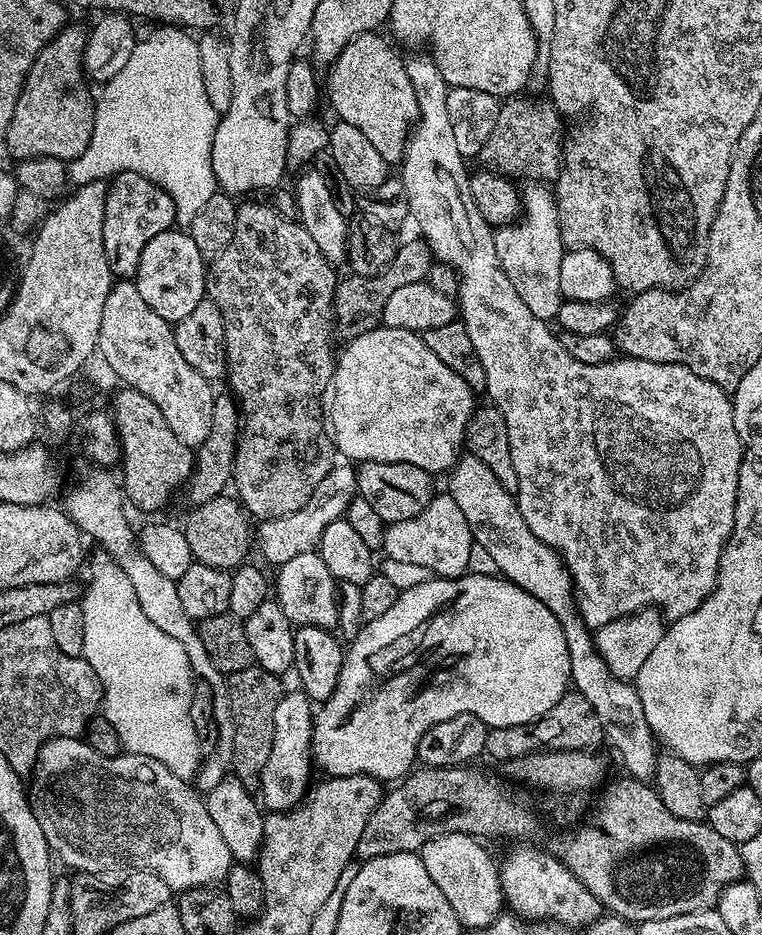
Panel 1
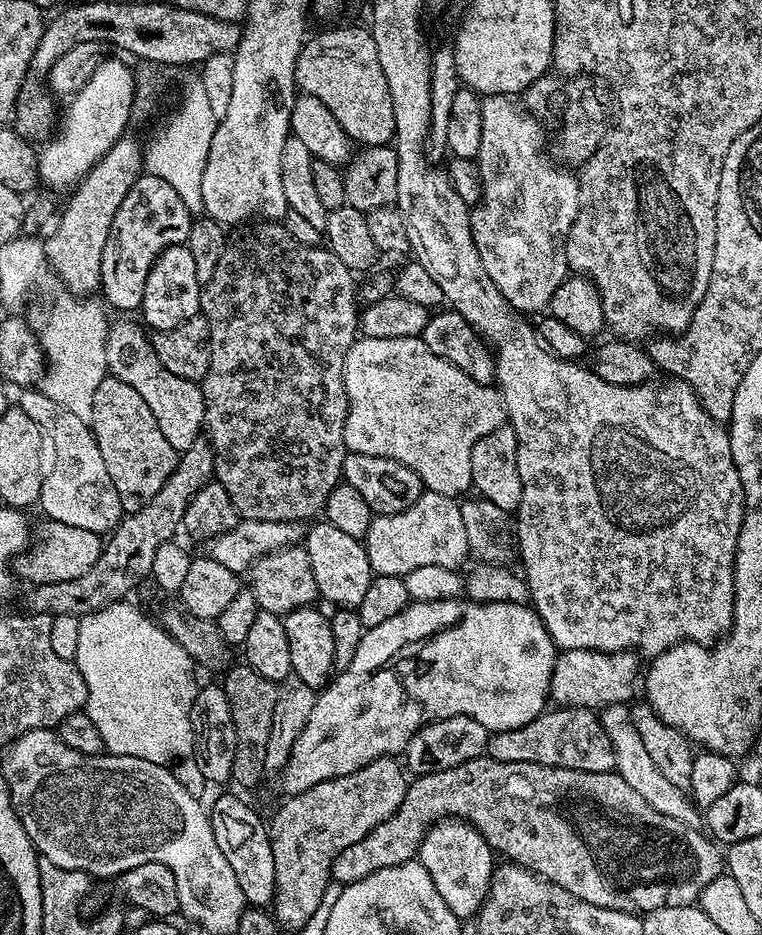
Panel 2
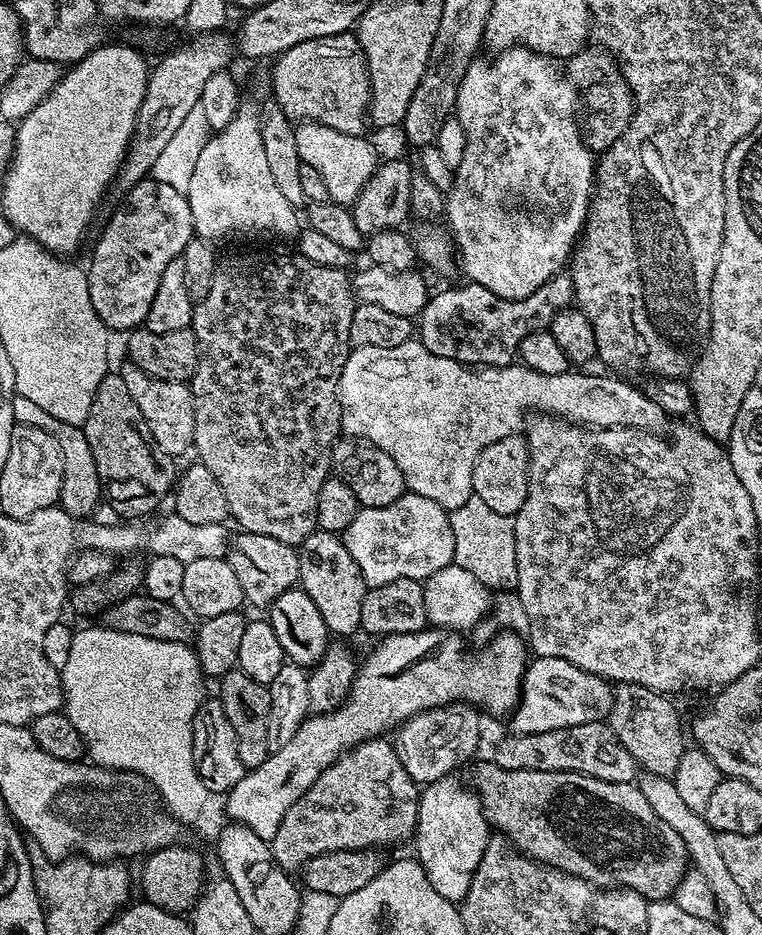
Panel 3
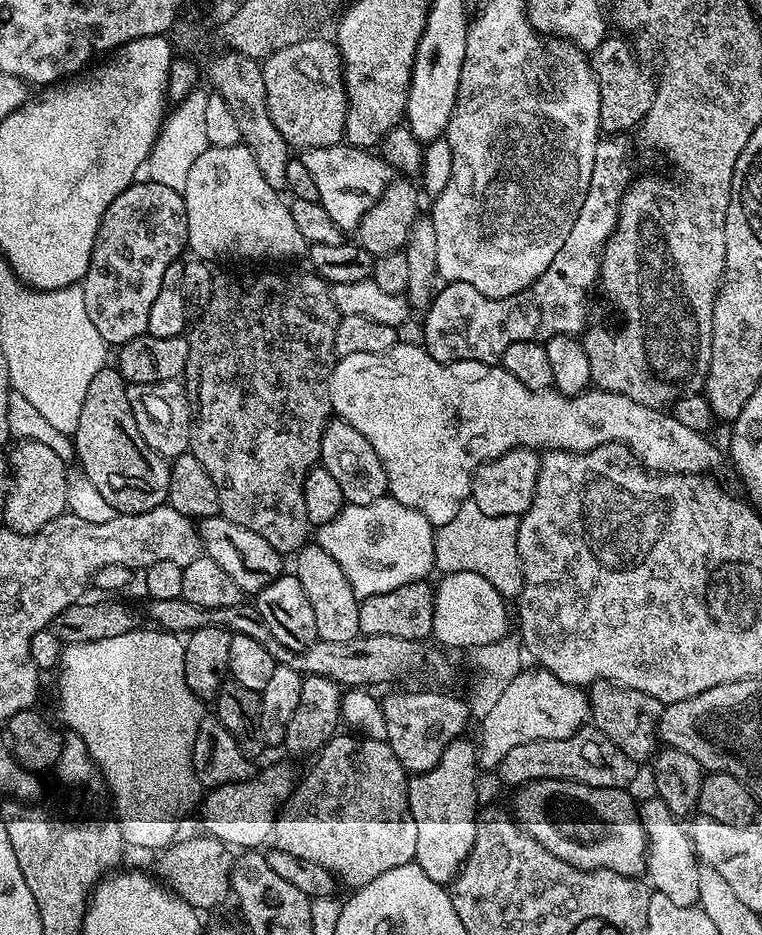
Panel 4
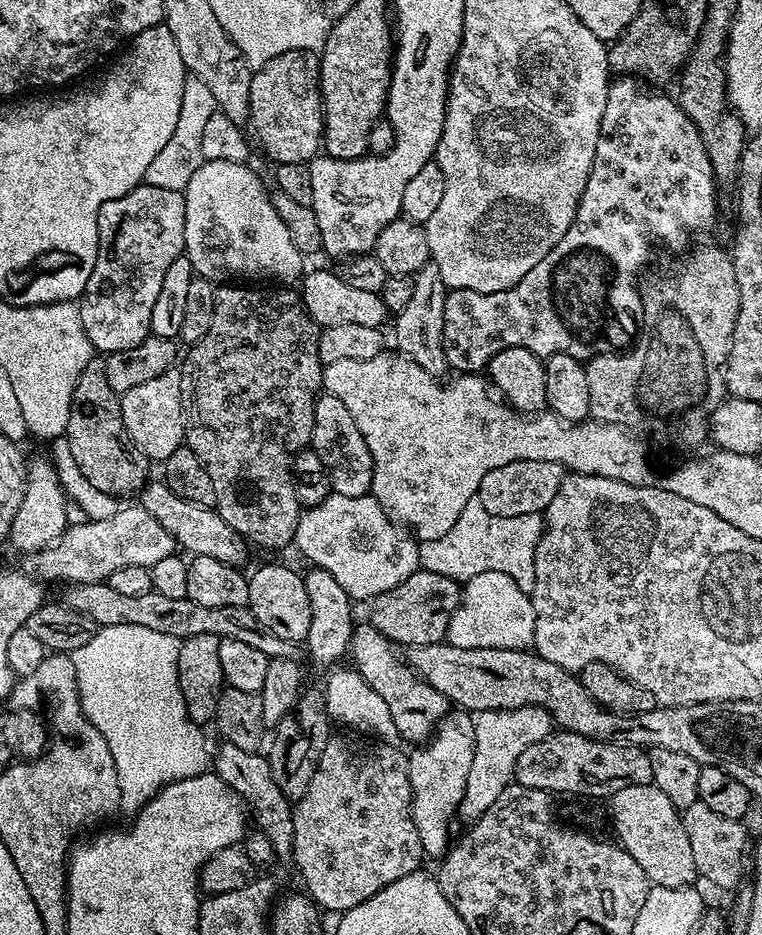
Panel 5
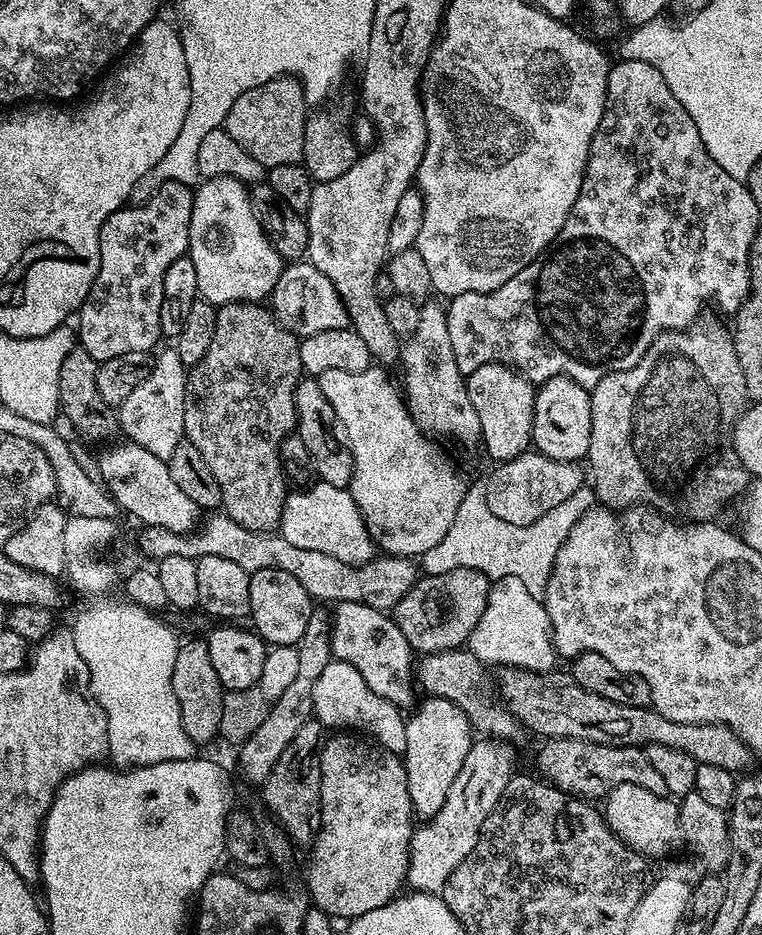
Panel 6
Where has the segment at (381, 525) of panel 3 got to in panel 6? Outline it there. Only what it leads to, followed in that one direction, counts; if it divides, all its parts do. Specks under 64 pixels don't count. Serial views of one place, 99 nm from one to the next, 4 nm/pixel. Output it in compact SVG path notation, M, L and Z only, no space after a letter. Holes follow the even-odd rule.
M313 483L311 486L301 487L298 492L289 491L284 497L282 514L278 534L290 542L290 546L298 546L302 550L318 550L318 554L330 554L330 558L338 558L338 562L347 564L365 564L377 555L376 543L368 532L366 522L360 513L360 507L354 502L348 488L339 488L329 484Z

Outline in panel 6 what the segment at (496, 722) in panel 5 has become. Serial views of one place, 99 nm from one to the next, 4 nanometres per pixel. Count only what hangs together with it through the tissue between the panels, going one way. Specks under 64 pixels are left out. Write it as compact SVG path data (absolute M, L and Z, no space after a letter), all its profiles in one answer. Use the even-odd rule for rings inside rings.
M491 738L473 739L470 754L466 754L466 762L462 762L462 770L458 770L458 778L454 778L454 786L450 786L446 802L442 802L442 810L413 831L408 847L406 884L409 889L439 893L450 874L458 870L466 854L474 850L486 818L498 806L502 790L506 790L512 781L512 752L508 748L511 747L507 743Z

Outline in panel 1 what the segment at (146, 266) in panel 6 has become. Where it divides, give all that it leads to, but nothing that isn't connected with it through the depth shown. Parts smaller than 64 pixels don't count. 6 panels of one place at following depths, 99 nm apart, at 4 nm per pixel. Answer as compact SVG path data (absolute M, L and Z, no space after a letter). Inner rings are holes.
M115 173L108 184L108 193L104 199L102 222L102 242L106 246L106 258L110 262L113 277L135 277L146 242L150 242L150 238L158 234L169 231L175 224L174 202L158 185L142 178L142 174Z

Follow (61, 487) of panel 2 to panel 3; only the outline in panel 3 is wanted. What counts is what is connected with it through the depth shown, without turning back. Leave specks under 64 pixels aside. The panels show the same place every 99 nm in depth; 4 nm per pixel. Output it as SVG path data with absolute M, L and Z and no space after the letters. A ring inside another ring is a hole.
M17 395L14 398L14 418L17 424L34 426L38 430L46 430L58 446L62 446L62 490L60 491L59 507L64 508L72 516L88 518L93 515L92 511L96 508L100 496L102 500L102 485L98 466L94 466L94 454L90 454L90 442L86 442L86 434L83 427L68 425L66 422L59 421L47 410L42 410L37 403L30 402L29 398Z

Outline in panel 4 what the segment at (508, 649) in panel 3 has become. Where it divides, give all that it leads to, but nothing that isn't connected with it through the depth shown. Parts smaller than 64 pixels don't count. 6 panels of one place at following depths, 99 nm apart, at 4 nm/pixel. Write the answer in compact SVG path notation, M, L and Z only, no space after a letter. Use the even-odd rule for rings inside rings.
M276 764L268 772L268 784L263 784L259 778L253 778L213 788L204 800L203 831L229 846L237 844L237 849L240 850L263 849L272 840L277 815L291 796L293 787L294 776L292 780L291 770L284 764Z

